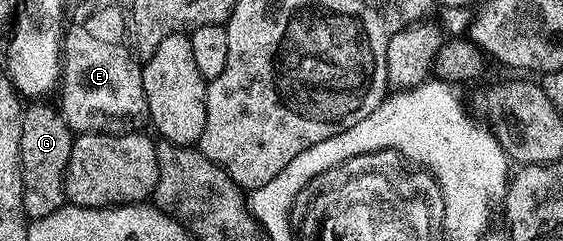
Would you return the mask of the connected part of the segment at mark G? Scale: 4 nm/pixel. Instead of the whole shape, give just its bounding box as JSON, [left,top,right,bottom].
[21,100,73,220]

